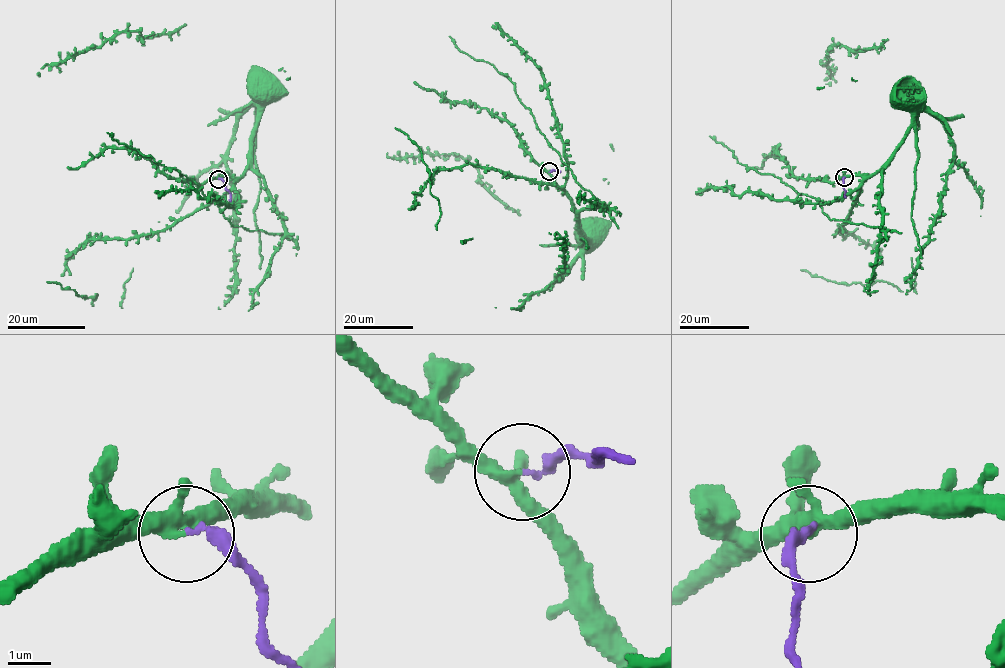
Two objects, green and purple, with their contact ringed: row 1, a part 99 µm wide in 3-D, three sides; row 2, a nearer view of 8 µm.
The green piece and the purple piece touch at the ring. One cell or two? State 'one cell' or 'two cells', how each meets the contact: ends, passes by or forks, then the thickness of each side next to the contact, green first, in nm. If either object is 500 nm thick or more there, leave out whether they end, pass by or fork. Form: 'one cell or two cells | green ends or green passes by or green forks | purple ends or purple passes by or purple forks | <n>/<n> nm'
two cells | green forks | purple ends | 240/200 nm

